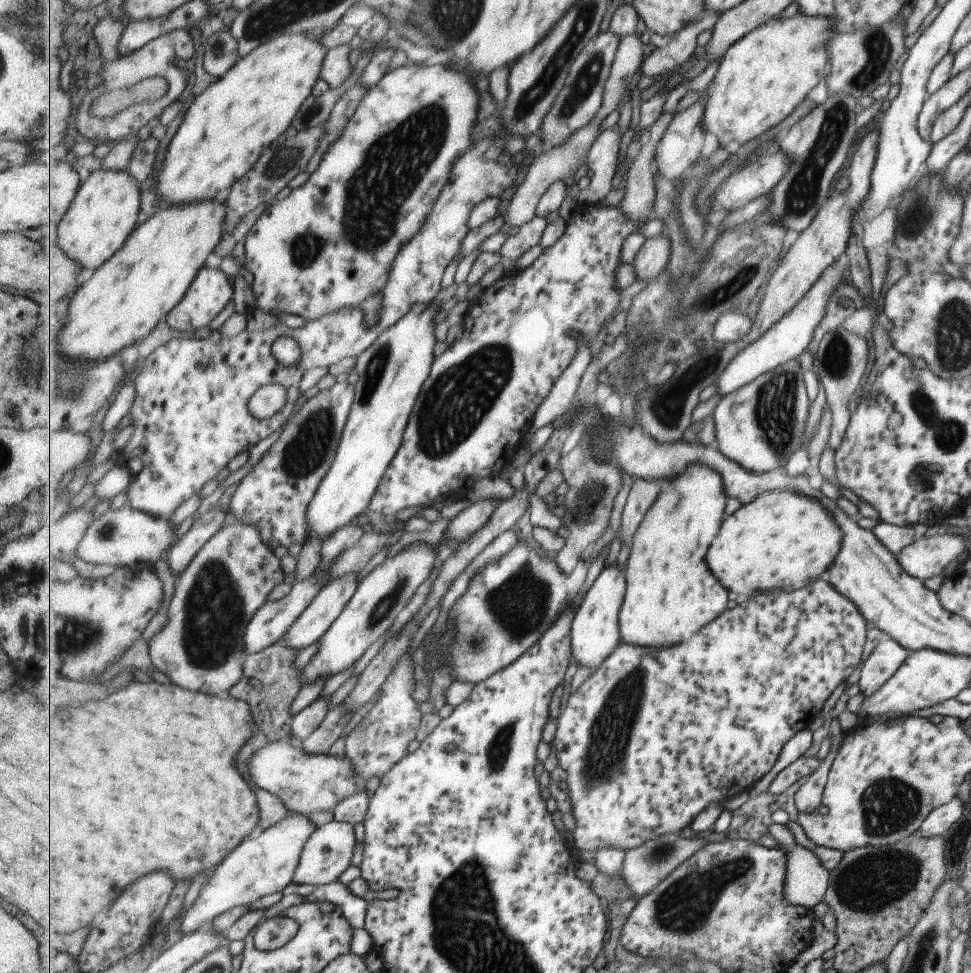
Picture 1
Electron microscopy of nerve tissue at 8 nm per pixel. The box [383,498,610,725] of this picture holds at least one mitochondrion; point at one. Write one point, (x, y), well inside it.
(519, 603)

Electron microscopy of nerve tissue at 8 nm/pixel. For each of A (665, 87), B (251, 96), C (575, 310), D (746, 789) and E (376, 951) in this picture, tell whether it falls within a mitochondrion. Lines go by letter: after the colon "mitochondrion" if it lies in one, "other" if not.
A: other
B: other
C: other
D: other
E: other

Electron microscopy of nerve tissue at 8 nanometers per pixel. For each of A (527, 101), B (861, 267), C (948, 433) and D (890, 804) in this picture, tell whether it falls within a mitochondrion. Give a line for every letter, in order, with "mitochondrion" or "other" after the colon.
A: mitochondrion
B: other
C: mitochondrion
D: mitochondrion

